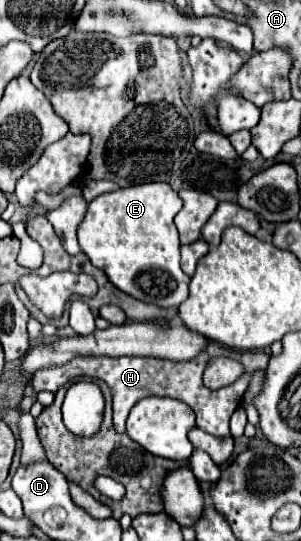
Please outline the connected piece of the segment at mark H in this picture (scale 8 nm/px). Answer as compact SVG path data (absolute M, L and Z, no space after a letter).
M212 343L200 357L196 357L192 361L168 361L168 359L158 359L158 357L84 357L84 359L70 361L64 367L36 371L32 375L30 385L36 393L38 391L56 393L60 387L64 387L66 383L70 383L76 377L92 377L92 379L106 381L106 385L110 387L110 393L112 393L116 433L126 431L124 423L136 401L140 401L148 395L174 397L174 399L188 403L190 409L196 413L196 427L200 427L202 431L206 431L210 435L226 437L226 435L230 435L228 421L230 421L232 413L242 405L242 397L248 387L248 375L240 377L236 383L232 383L228 387L222 387L216 391L206 389L202 383L202 373L206 369L208 361L214 357L230 357L236 361L268 361L270 359L270 355L264 351L234 351L234 349L218 347L218 343Z

